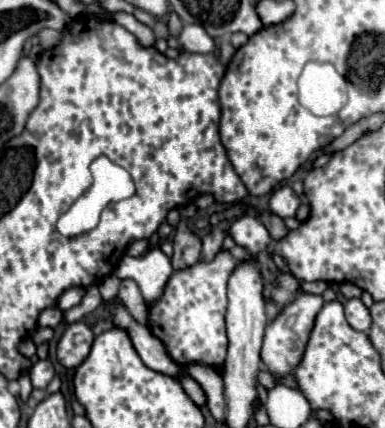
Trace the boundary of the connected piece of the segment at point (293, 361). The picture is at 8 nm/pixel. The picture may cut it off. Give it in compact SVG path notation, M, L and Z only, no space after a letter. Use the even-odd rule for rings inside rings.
M301 294L293 300L293 304L287 304L269 324L265 330L263 338L263 348L261 348L261 360L265 368L275 376L283 378L287 374L293 374L297 364L301 364L301 356L305 354L305 344L309 340L309 334L313 330L313 322L317 312L323 306L323 298L315 294Z

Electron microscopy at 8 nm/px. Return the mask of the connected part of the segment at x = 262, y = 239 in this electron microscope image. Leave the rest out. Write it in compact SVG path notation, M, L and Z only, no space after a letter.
M241 216L239 220L233 222L229 232L233 232L235 244L243 248L259 248L259 246L263 248L271 242L267 228L253 216Z

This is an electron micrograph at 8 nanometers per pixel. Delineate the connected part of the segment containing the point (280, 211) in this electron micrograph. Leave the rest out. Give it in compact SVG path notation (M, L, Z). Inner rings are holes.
M281 186L277 188L273 194L271 194L271 200L269 200L269 208L273 214L281 216L281 218L293 218L297 208L299 208L301 200L299 196L289 188L289 186Z

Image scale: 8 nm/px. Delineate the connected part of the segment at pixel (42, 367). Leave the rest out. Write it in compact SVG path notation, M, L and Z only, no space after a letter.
M39 360L35 366L31 366L29 376L31 376L33 388L41 388L41 390L45 390L45 386L47 386L47 384L53 380L53 376L55 376L53 364L51 364L49 360Z

